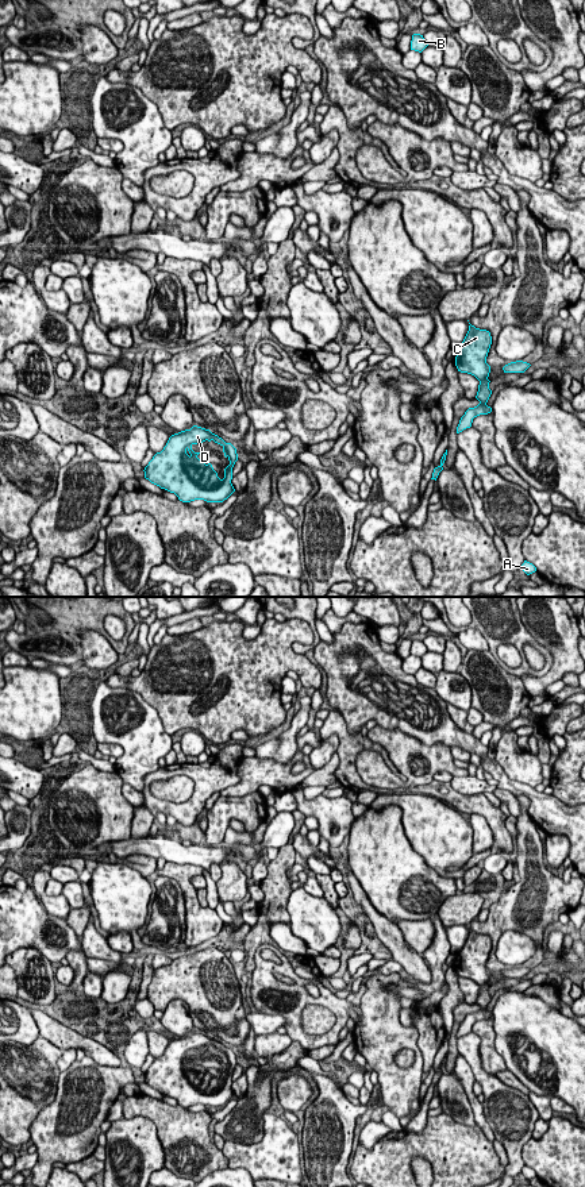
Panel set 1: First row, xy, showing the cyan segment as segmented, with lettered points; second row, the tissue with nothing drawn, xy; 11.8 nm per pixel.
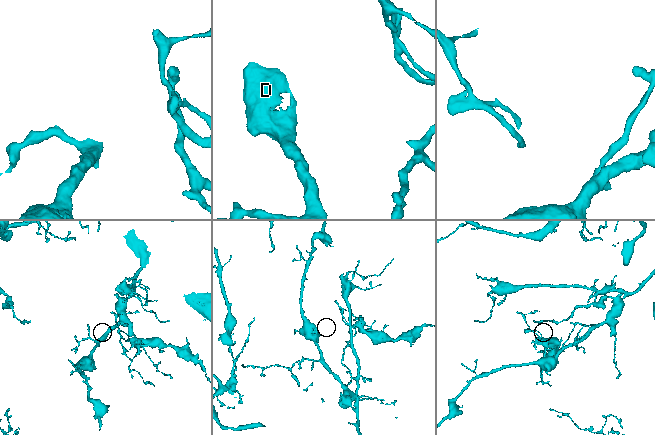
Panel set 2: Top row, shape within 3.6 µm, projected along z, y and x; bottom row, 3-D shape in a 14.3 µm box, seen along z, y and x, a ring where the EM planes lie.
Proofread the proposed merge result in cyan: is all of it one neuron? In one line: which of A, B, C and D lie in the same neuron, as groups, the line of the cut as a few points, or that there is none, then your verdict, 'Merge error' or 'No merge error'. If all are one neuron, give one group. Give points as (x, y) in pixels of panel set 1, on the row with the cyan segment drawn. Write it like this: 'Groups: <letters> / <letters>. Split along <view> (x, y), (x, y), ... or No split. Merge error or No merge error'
Groups: A C / B D. Split along xy (441, 459), (442, 463). Merge error

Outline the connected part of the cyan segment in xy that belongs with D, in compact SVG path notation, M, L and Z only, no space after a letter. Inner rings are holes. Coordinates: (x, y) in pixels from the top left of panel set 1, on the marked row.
M193 425L190 429L172 435L163 450L153 456L143 471L146 479L159 486L161 489L174 493L182 502L190 502L195 500L223 502L235 492L231 479L232 467L236 460L236 448L231 443L226 443L222 438L212 433L209 429ZM205 440L213 440L215 443L220 444L223 447L224 456L230 460L230 465L224 469L223 479L218 477L218 473L213 470L211 463L205 465L197 458L203 450L200 452L195 452L192 450L193 444L203 443Z

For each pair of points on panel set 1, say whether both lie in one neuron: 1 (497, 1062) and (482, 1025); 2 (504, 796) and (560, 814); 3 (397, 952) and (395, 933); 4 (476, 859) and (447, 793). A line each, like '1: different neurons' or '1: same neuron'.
1: same neuron
2: different neurons
3: same neuron
4: different neurons

